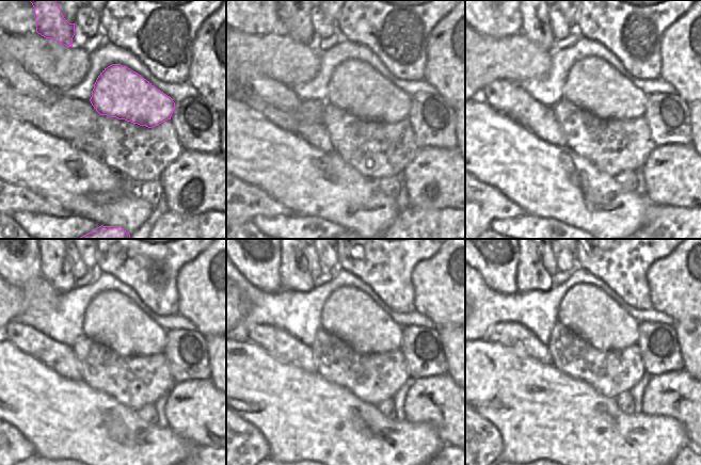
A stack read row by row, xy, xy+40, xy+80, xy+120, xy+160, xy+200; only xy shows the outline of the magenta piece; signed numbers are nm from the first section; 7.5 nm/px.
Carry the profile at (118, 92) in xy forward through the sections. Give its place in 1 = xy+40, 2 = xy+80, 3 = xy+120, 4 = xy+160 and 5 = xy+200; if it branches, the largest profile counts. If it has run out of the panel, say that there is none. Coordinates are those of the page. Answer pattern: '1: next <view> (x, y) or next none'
1: next xy+40 (355, 86)
2: next xy+80 (592, 84)
3: next xy+120 (111, 318)
4: next xy+160 (350, 315)
5: next xy+200 (588, 311)

